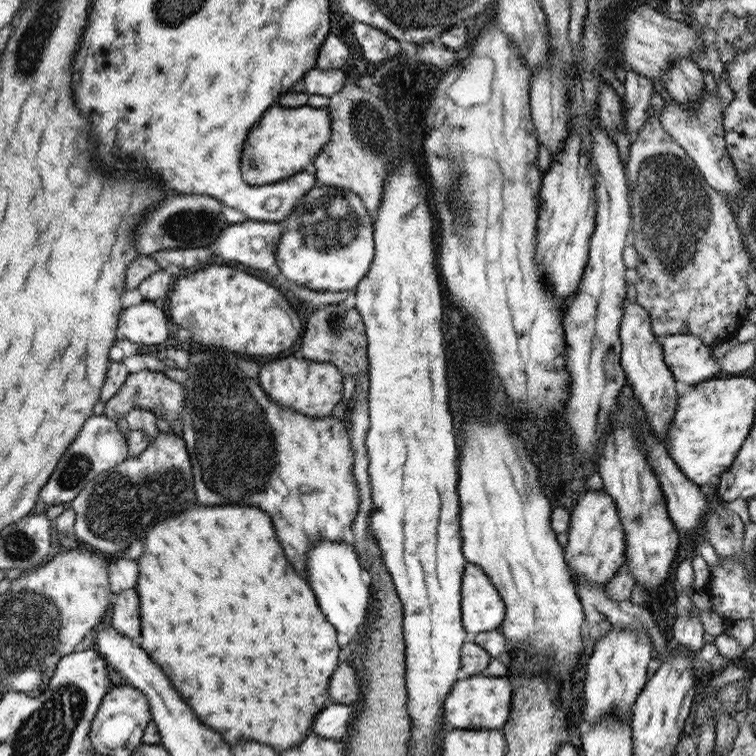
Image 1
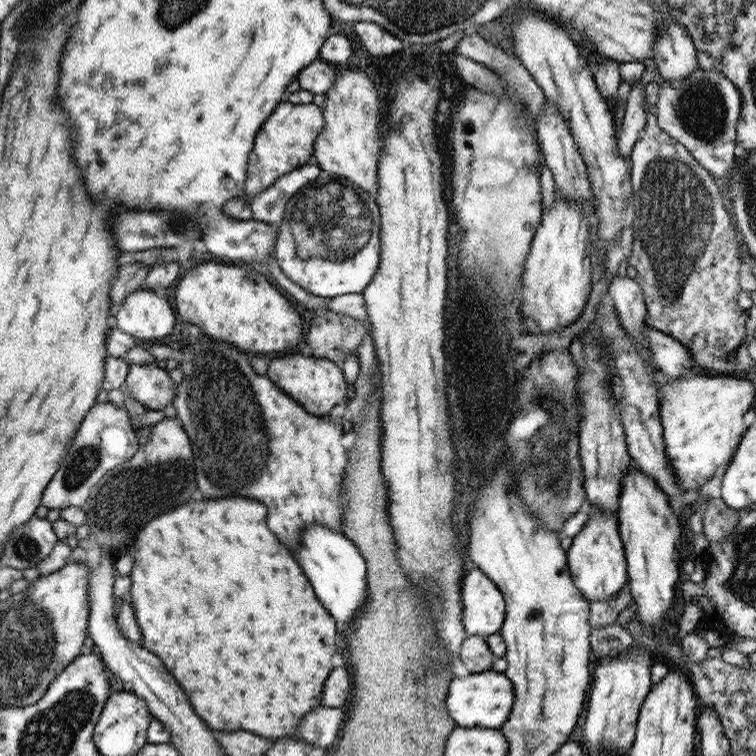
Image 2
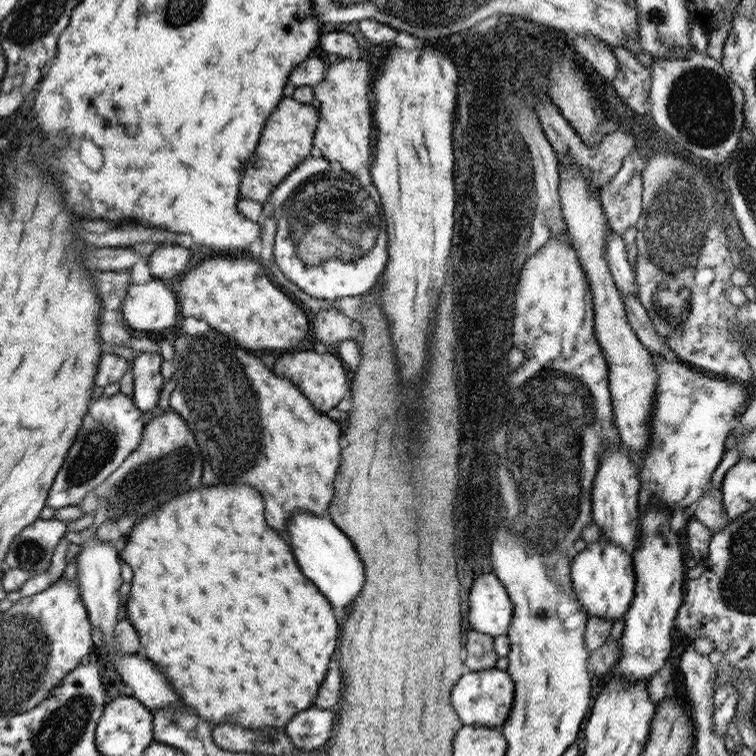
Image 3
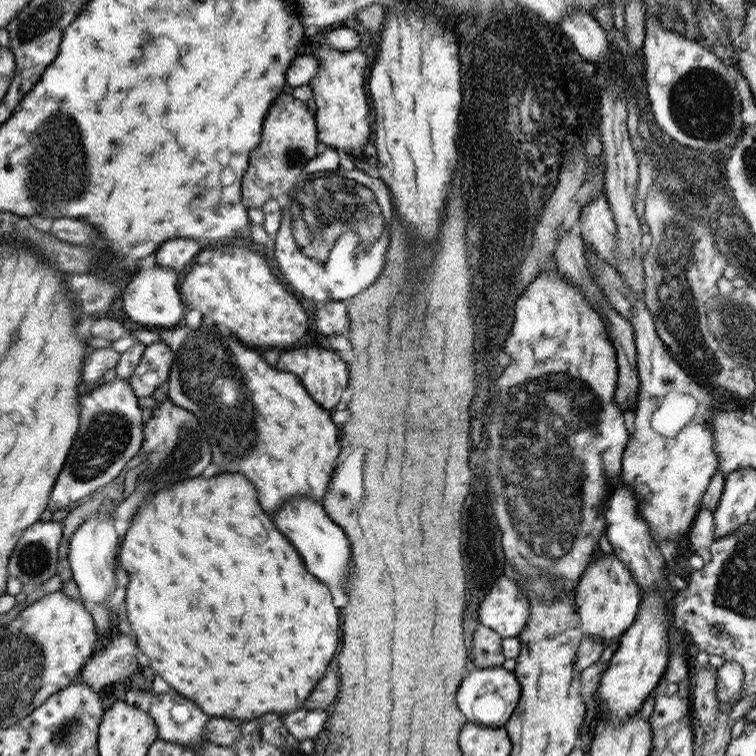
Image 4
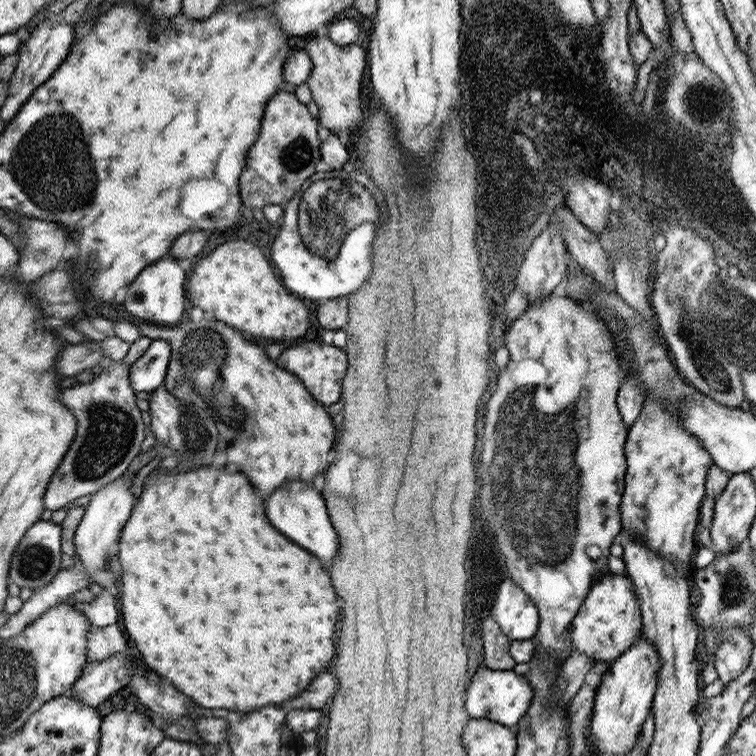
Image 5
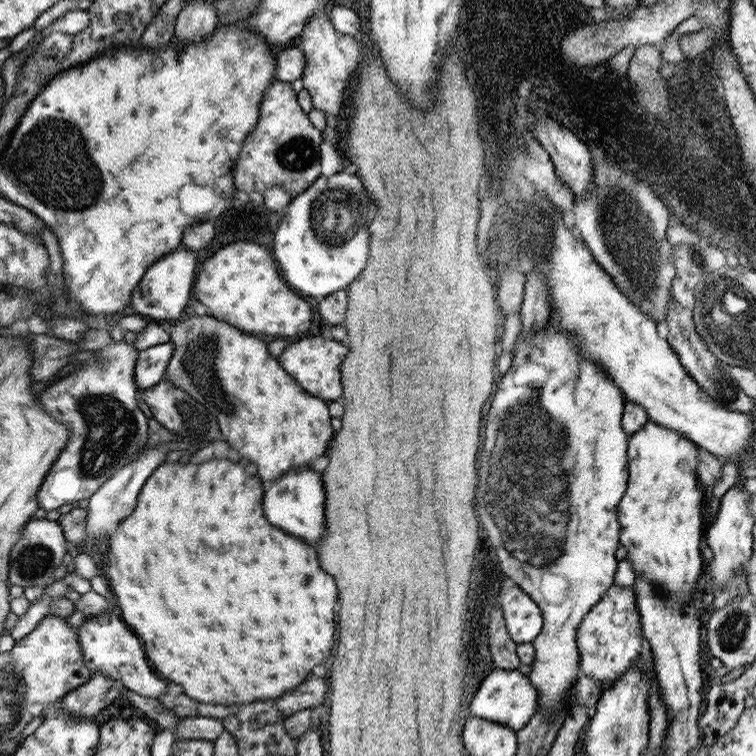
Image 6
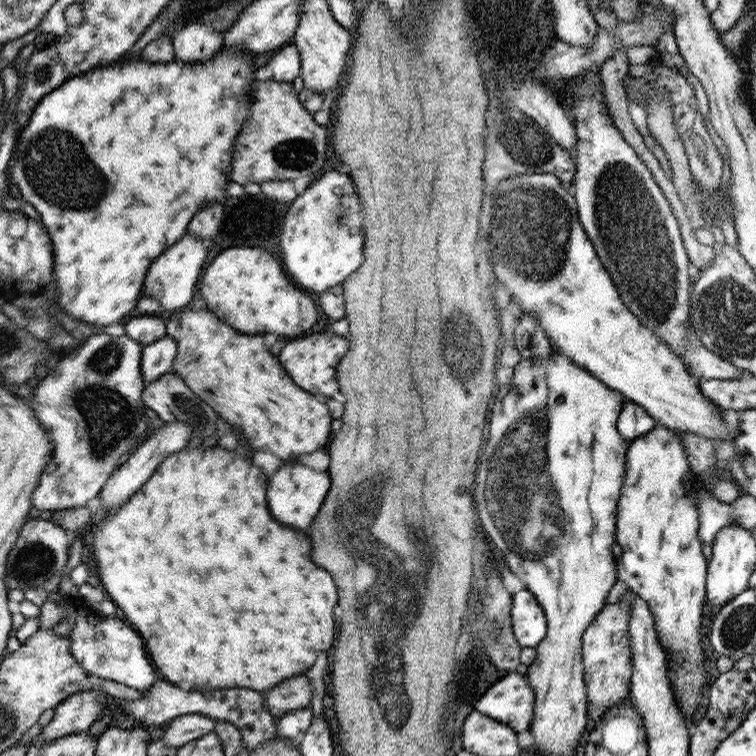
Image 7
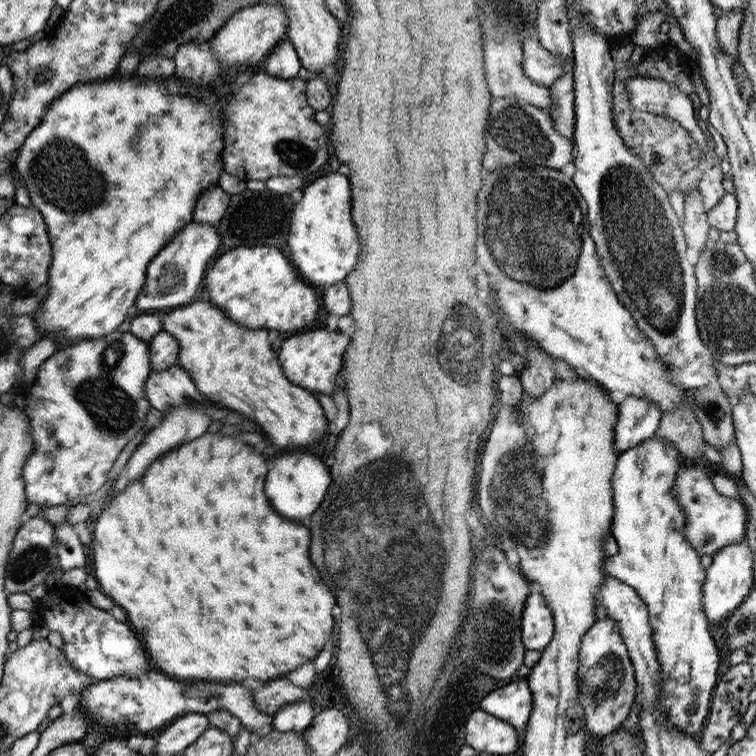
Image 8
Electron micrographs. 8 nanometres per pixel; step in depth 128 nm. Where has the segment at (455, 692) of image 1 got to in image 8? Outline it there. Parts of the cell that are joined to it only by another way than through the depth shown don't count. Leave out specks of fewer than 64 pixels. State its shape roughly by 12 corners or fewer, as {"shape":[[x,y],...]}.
{"shape":[[526,680],[488,693],[484,712],[523,735],[533,707]]}

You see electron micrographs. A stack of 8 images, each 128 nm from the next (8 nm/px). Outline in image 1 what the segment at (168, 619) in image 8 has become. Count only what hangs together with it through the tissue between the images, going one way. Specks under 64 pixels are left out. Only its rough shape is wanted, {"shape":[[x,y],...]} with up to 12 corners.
{"shape":[[250,506],[156,524],[142,648],[226,742],[306,739],[336,630]]}

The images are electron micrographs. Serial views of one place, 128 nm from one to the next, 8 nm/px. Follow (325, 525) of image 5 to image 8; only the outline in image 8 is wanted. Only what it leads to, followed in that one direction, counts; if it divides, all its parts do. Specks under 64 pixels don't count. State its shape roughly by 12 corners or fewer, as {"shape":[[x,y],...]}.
{"shape":[[303,448],[274,460],[266,494],[302,520],[322,504],[328,467]]}

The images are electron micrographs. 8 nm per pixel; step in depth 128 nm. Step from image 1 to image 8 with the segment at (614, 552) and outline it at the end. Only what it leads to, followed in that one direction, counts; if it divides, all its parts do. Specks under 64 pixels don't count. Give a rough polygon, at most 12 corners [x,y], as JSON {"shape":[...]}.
{"shape":[[614,620],[582,637],[577,673],[588,734],[623,725],[637,693]]}

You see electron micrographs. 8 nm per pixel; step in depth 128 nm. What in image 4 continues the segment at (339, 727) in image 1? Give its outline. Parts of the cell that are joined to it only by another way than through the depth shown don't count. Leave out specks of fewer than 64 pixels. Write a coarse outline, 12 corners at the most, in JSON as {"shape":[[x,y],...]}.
{"shape":[[298,710],[282,716],[298,741],[317,739],[328,727],[328,712]]}

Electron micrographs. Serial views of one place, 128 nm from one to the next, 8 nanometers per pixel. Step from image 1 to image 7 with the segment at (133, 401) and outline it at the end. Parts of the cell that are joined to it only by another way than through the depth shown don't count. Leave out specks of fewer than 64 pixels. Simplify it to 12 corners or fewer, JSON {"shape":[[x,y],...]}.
{"shape":[[165,336],[144,345],[141,373],[147,383],[171,371],[176,341]]}

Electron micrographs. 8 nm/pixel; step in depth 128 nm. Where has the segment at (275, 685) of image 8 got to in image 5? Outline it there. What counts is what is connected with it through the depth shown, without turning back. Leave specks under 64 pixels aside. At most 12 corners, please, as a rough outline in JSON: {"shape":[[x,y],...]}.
{"shape":[[320,674],[286,706],[322,708],[337,691],[336,674]]}

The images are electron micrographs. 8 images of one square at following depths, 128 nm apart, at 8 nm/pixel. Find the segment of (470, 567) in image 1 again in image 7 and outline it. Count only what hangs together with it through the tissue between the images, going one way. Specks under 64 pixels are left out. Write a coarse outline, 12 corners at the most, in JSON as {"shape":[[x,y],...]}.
{"shape":[[527,589],[512,594],[513,634],[521,647],[546,636],[548,620]]}

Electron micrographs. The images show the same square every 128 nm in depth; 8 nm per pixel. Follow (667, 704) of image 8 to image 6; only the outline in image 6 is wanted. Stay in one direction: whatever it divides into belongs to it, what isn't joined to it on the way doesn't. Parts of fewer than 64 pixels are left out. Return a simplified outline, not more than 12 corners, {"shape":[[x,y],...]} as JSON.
{"shape":[[629,435],[619,543],[672,608],[701,557],[699,447]]}

